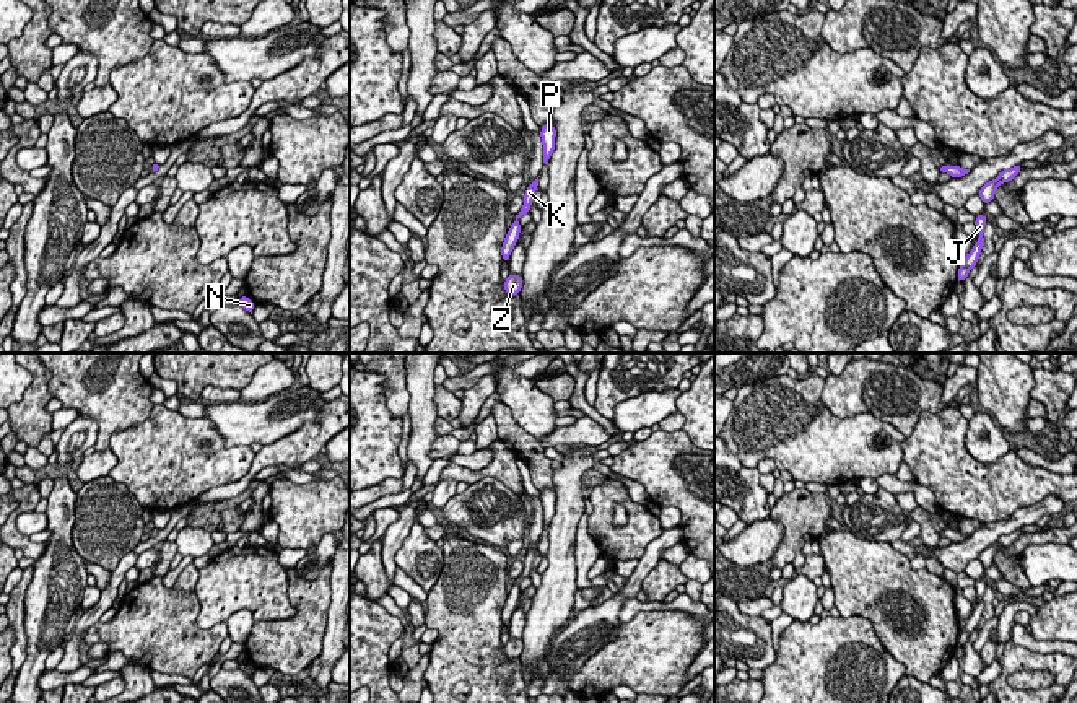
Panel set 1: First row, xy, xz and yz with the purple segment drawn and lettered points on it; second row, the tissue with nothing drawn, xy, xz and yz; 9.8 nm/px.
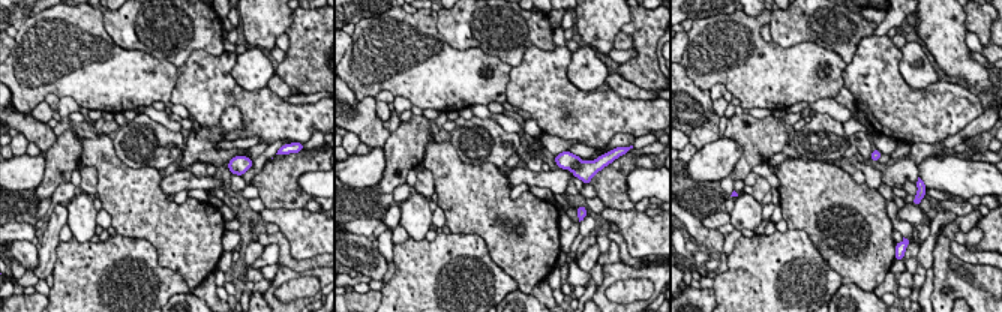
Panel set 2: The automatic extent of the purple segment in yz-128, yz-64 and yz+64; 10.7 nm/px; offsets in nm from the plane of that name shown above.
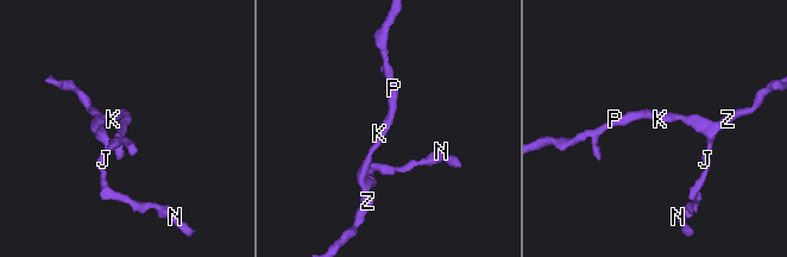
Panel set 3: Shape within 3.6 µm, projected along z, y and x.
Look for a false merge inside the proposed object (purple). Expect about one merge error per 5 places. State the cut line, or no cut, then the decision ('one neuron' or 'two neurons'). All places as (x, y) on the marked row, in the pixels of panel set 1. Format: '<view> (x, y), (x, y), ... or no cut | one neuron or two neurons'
no cut | one neuron

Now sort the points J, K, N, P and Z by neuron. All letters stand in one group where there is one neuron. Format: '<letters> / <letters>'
J K N P Z

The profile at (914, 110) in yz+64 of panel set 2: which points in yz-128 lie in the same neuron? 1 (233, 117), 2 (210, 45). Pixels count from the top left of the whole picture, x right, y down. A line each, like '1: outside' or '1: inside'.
1: outside
2: outside

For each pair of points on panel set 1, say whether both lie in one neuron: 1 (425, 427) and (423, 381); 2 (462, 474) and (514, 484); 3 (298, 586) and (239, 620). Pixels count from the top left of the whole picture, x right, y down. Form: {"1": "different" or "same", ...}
{"1": "same", "2": "same", "3": "different"}

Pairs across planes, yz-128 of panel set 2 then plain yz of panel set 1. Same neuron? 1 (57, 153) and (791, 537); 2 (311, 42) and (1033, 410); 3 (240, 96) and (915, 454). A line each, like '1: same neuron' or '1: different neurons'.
1: same neuron
2: different neurons
3: same neuron

